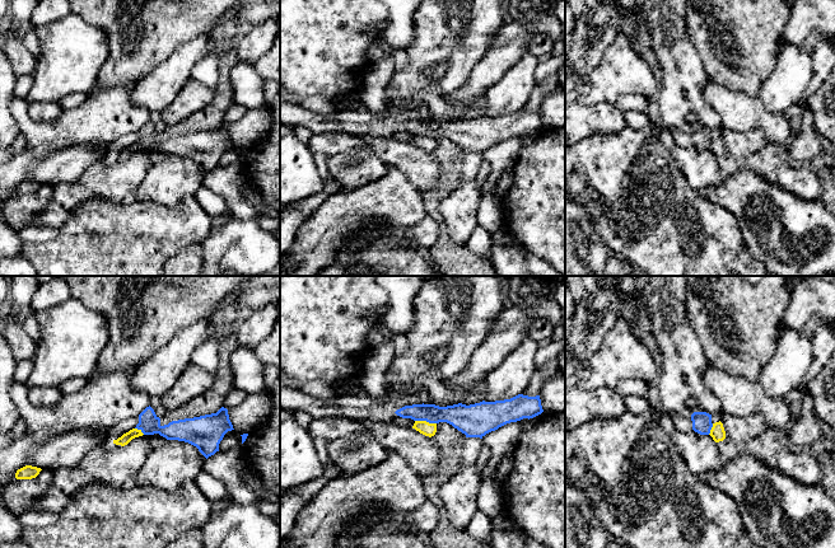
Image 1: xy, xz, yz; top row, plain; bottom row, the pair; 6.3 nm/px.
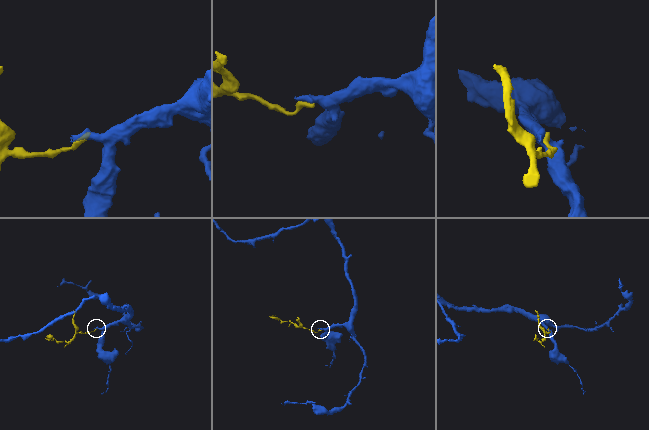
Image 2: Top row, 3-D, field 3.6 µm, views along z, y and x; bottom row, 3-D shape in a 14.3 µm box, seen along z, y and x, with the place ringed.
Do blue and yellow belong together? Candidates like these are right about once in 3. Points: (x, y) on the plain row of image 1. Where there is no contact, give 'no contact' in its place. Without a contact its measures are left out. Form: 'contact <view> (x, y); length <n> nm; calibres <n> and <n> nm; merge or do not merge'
contact xz (425, 135); length 140 nm; calibres 170 and 90 nm; do not merge

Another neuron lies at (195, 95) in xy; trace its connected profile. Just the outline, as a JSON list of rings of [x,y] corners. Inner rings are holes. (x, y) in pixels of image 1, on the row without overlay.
[[[190,78],[176,99],[160,112],[167,127],[174,126],[206,107],[215,95],[215,89]]]

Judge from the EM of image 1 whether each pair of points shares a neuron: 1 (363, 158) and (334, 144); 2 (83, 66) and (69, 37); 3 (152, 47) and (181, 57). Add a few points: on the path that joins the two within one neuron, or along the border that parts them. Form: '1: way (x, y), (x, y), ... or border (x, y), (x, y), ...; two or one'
1: border (365, 148), (353, 148), (327, 158); two
2: way (75, 59), (69, 45); one
3: border (196, 37), (178, 45), (148, 73); two

